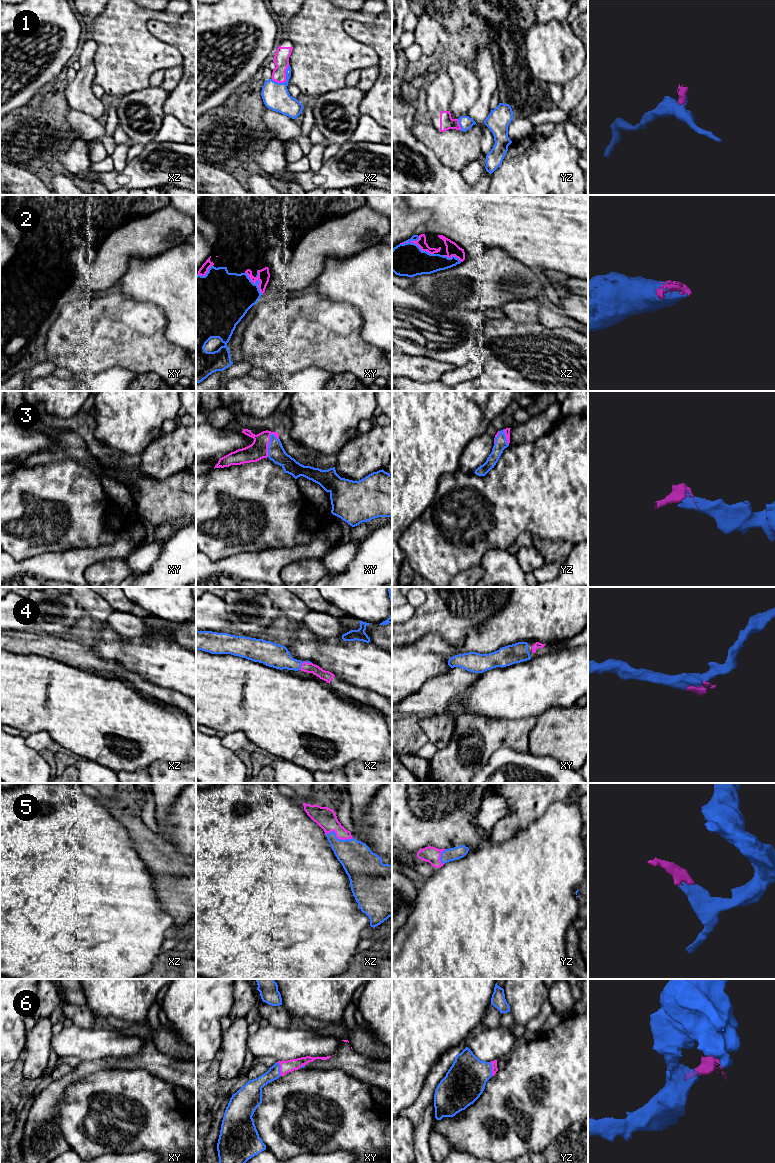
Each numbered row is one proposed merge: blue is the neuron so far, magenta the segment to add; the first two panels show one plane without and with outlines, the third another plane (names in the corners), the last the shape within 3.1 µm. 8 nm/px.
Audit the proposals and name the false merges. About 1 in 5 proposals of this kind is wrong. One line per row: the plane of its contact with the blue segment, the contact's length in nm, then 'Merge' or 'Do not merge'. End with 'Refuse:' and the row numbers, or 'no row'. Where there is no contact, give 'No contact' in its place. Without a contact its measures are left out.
1: Touches blue in xz. Shared border 190 nm. Merge
2: Touches blue in xz. Shared border 220 nm. Merge
3: Touches blue in xy. Shared border 200 nm. Merge
4: Touches blue in xz. Shared border 120 nm. Merge
5: Touches blue in xz. Shared border 220 nm. Merge
6: Touches blue in xy. Shared border 110 nm. Merge
Refuse: no row

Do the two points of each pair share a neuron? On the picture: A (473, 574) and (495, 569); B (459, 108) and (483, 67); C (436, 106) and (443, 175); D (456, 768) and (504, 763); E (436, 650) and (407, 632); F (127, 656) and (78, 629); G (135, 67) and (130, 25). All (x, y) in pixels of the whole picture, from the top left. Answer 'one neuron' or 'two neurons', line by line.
A: two neurons
B: two neurons
C: two neurons
D: two neurons
E: two neurons
F: two neurons
G: one neuron

